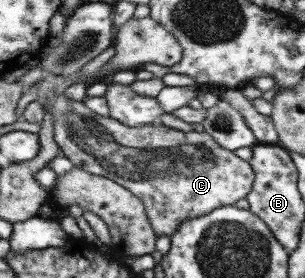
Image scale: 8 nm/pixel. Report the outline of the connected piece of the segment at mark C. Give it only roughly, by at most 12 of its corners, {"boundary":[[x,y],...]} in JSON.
{"boundary":[[39,97],[75,168],[143,201],[159,236],[233,206],[252,167],[208,132],[130,127]]}

